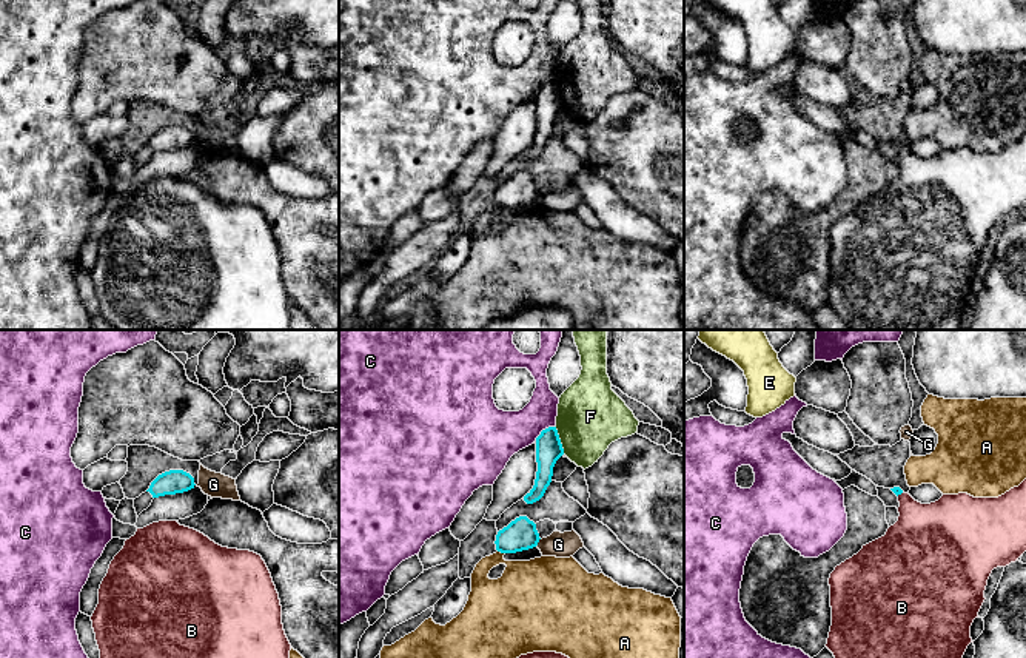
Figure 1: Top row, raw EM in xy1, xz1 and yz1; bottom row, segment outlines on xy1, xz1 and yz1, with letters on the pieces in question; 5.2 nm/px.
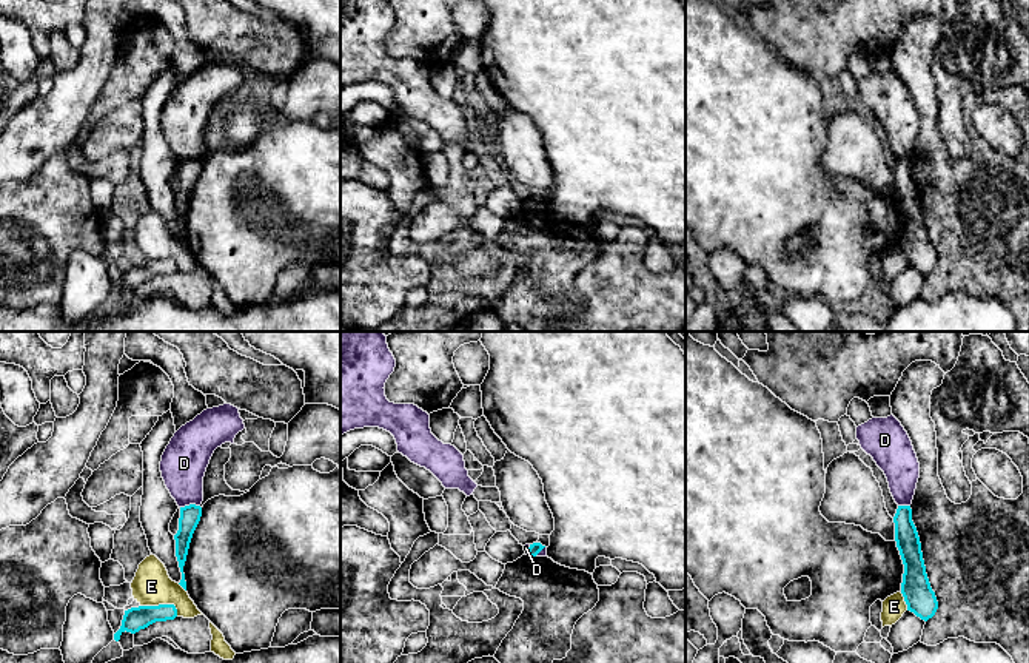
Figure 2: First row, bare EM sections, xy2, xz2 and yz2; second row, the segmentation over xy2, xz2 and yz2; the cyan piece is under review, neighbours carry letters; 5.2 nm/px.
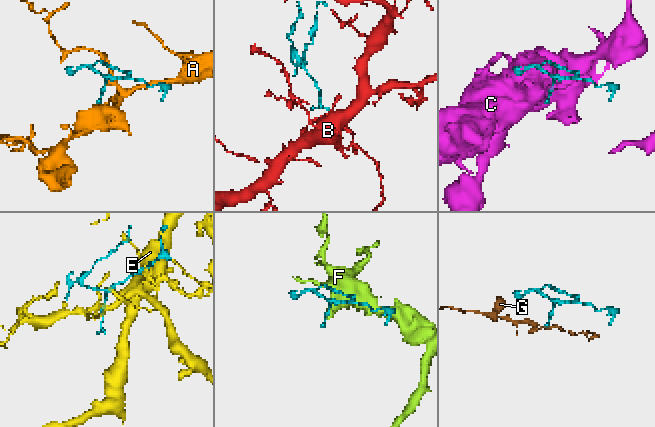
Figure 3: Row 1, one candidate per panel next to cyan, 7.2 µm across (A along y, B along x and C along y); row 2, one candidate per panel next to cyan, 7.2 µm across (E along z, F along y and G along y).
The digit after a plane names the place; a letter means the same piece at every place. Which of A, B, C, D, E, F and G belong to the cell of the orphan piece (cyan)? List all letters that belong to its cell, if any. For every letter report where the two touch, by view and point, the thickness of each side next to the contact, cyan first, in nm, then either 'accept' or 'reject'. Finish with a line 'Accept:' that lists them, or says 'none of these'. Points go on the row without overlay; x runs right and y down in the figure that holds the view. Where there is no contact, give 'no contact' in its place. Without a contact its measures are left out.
A: xz1 (501, 207) | 160/320 nm | reject
B: yz1 (900, 148) | 50/320 nm | accept
C: xz1 (543, 85) | 140/280 nm | reject
D: xy2 (190, 159) | 110/240 nm | reject
E: xy2 (162, 259) | 120/200 nm | reject
F: xz1 (559, 94) | 140/360 nm | reject
G: xz1 (538, 196) | 160/130 nm | reject
Accept: B

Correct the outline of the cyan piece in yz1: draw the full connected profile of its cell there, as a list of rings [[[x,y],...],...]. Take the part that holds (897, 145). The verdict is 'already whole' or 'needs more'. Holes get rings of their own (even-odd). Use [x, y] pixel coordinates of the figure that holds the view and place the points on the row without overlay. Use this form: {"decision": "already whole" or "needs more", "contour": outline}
{"decision": "needs more", "contour": [[[1026,134],[998,153],[974,153],[967,148],[943,149],[938,156],[921,159],[900,142],[890,143],[898,151],[898,176],[890,180],[884,191],[863,200],[830,228],[832,280],[826,302],[835,314],[844,321],[847,330],[960,330],[961,313],[972,296],[971,280],[984,257],[984,245],[994,223],[1006,222],[1026,206]]]}

